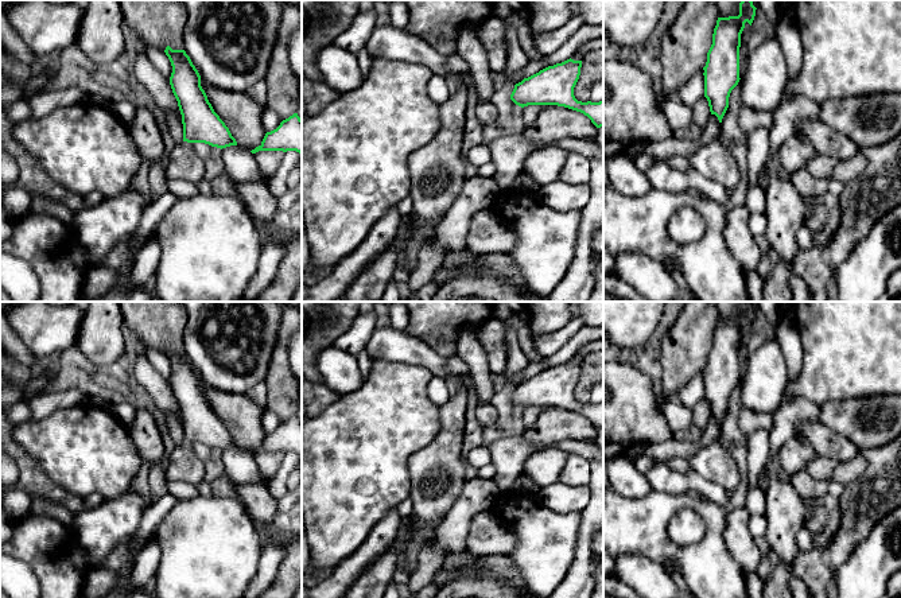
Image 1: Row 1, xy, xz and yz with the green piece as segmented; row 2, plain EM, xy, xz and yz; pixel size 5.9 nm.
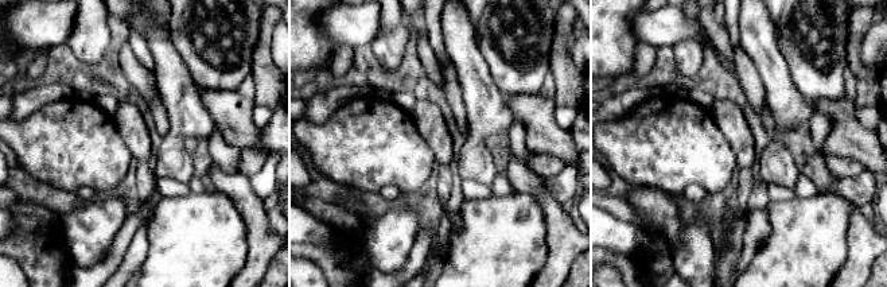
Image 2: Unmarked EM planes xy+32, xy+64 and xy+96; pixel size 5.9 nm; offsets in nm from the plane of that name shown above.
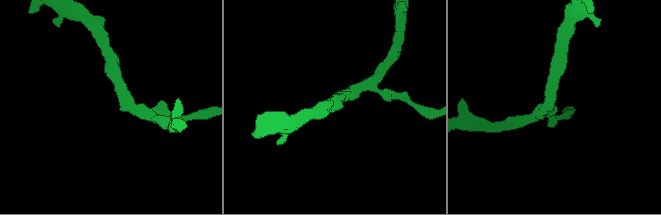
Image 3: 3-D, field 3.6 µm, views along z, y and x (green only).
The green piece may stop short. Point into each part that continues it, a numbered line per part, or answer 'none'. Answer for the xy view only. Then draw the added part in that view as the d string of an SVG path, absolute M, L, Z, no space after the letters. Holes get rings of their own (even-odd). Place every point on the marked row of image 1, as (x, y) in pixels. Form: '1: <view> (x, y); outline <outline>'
1: xy (183, 163); outline M182 141L175 144L168 155L167 178L183 179L197 185L203 179L205 166L202 159L195 154L193 144Z

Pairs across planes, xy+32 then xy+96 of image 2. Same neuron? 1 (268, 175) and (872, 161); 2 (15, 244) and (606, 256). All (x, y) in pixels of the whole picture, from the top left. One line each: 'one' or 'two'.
1: two
2: one

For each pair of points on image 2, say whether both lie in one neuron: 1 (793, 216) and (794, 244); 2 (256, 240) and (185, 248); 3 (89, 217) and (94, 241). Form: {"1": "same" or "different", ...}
{"1": "same", "2": "different", "3": "same"}

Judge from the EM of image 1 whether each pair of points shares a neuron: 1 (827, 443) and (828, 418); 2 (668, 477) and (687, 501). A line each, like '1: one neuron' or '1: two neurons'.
1: two neurons
2: two neurons

